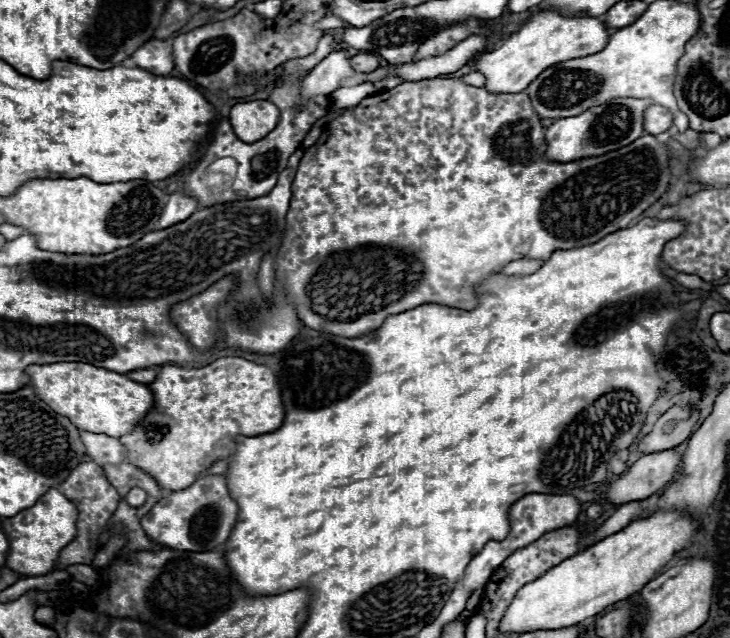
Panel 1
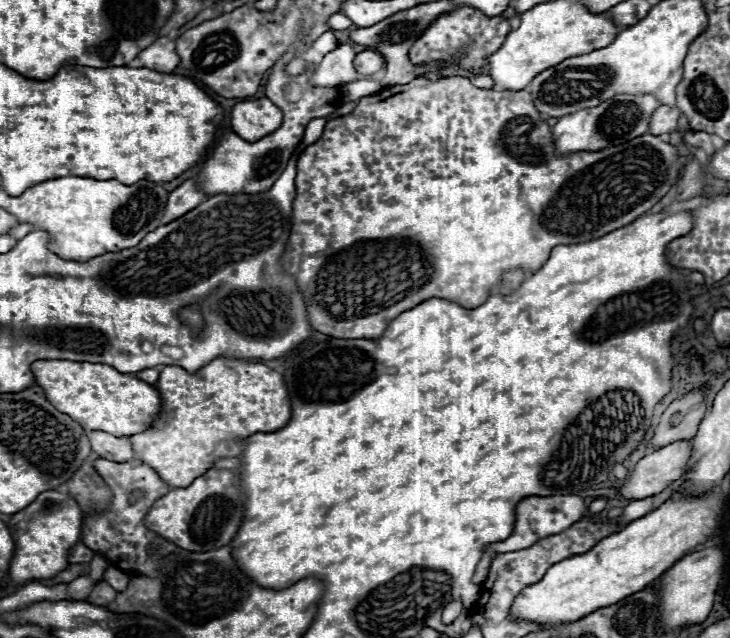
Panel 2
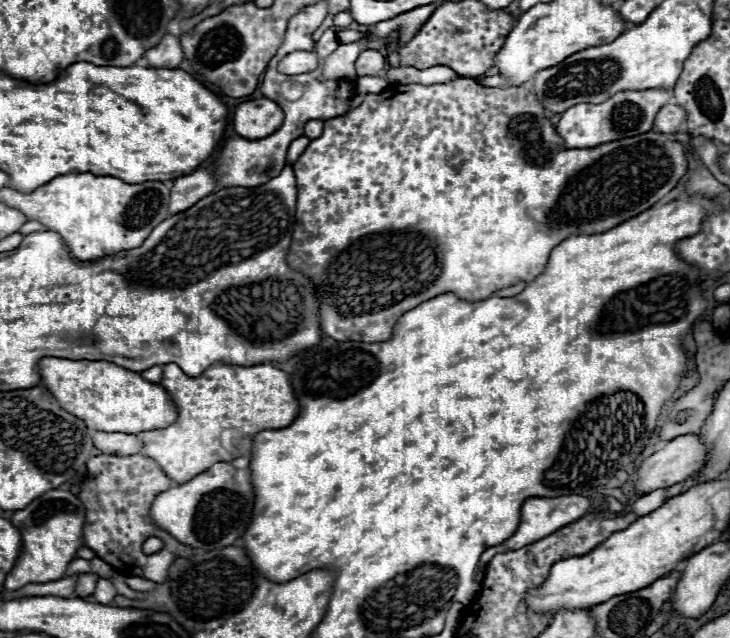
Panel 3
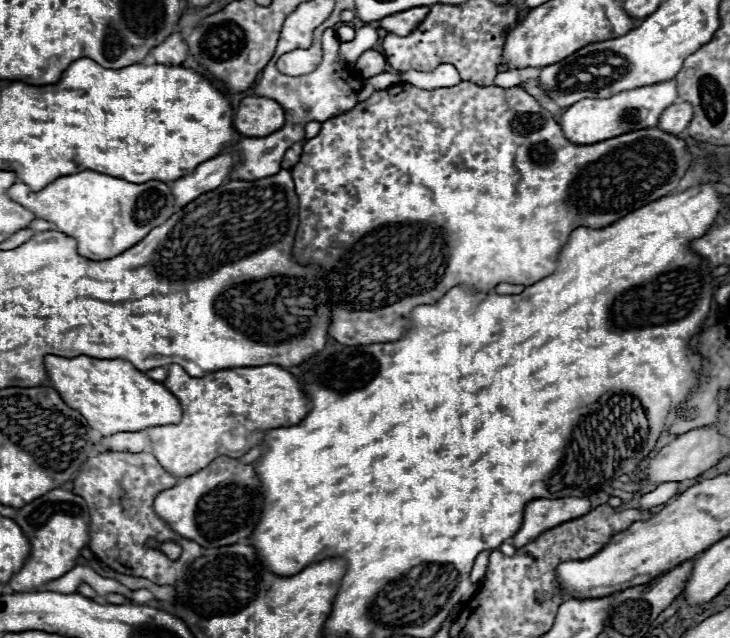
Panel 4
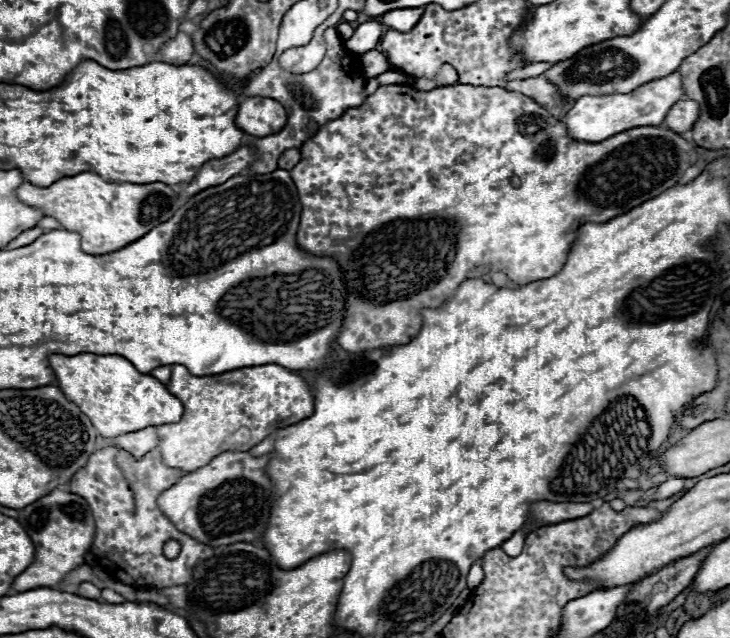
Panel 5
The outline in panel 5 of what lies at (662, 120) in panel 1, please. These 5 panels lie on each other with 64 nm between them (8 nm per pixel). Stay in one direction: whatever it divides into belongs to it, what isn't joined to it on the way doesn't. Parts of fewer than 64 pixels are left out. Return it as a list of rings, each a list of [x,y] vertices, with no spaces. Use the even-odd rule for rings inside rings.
[[[680,100],[680,102],[676,102],[668,110],[668,114],[664,118],[664,126],[668,130],[672,130],[672,132],[682,134],[682,132],[686,132],[686,130],[692,128],[692,124],[696,122],[698,112],[700,110],[696,108],[696,102],[694,100]]]

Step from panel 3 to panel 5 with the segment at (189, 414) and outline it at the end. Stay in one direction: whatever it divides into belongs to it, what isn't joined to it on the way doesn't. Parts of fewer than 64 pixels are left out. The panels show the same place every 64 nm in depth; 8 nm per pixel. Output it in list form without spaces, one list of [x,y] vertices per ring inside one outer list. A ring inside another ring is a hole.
[[[278,364],[238,368],[214,376],[192,376],[184,366],[172,366],[168,390],[182,400],[184,416],[176,424],[156,426],[162,462],[184,474],[208,464],[220,452],[248,452],[278,428],[286,428],[314,412],[308,384]]]

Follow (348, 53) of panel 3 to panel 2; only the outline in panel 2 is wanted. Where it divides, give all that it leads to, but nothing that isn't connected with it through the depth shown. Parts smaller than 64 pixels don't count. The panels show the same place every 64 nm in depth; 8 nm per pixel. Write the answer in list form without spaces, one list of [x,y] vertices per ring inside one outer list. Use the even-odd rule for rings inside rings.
[[[340,44],[336,50],[324,56],[324,60],[316,66],[314,74],[310,76],[310,86],[320,86],[320,88],[338,88],[346,82],[356,80],[356,70],[352,66],[354,60],[354,50],[350,44]]]

